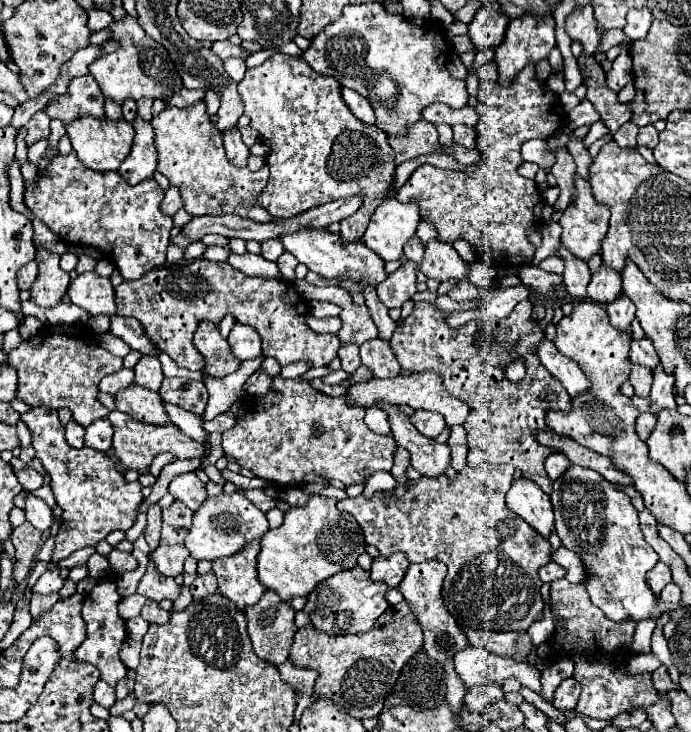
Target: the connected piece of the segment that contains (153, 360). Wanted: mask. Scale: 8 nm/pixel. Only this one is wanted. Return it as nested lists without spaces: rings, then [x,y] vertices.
[[[143,356],[133,372],[135,372],[135,384],[149,388],[153,392],[159,392],[165,374],[157,356]]]

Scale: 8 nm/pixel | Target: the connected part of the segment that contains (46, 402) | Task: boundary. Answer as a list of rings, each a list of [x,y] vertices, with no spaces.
[[[49,326],[41,334],[23,340],[13,352],[9,352],[9,364],[19,374],[17,398],[29,406],[45,406],[53,410],[69,408],[73,420],[81,426],[89,426],[97,418],[107,418],[109,408],[99,400],[99,380],[123,368],[123,358],[107,352],[91,336],[87,328],[77,326]]]

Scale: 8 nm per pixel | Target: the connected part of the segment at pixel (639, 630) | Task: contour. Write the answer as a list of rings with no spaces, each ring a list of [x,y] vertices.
[[[645,620],[639,622],[633,634],[633,642],[631,642],[631,652],[633,654],[647,654],[651,652],[651,634],[655,630],[655,620]]]

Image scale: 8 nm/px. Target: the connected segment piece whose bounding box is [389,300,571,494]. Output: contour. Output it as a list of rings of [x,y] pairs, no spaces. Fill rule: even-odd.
[[[523,300],[515,306],[515,310],[503,320],[503,322],[467,322],[465,326],[461,326],[459,330],[449,328],[443,318],[445,314],[435,310],[433,304],[429,302],[417,302],[415,304],[415,312],[405,318],[405,322],[401,326],[397,326],[389,346],[395,352],[399,364],[403,370],[407,372],[425,372],[425,370],[433,370],[441,376],[445,390],[449,392],[449,396],[455,396],[459,400],[463,400],[471,412],[463,424],[463,428],[467,430],[467,444],[469,448],[481,448],[483,452],[489,452],[489,460],[495,464],[511,464],[517,470],[523,472],[523,478],[533,480],[545,494],[551,494],[551,480],[543,468],[545,458],[555,454],[555,448],[543,446],[537,440],[537,432],[551,432],[551,428],[547,428],[547,412],[555,410],[555,412],[571,412],[571,398],[565,392],[565,388],[559,384],[559,380],[555,380],[539,362],[537,356],[537,346],[541,344],[541,340],[545,338],[545,332],[539,328],[537,320],[531,318],[531,310],[533,304],[529,300]],[[511,360],[523,360],[526,366],[526,376],[519,382],[511,382],[505,376],[507,364],[511,364]]]

